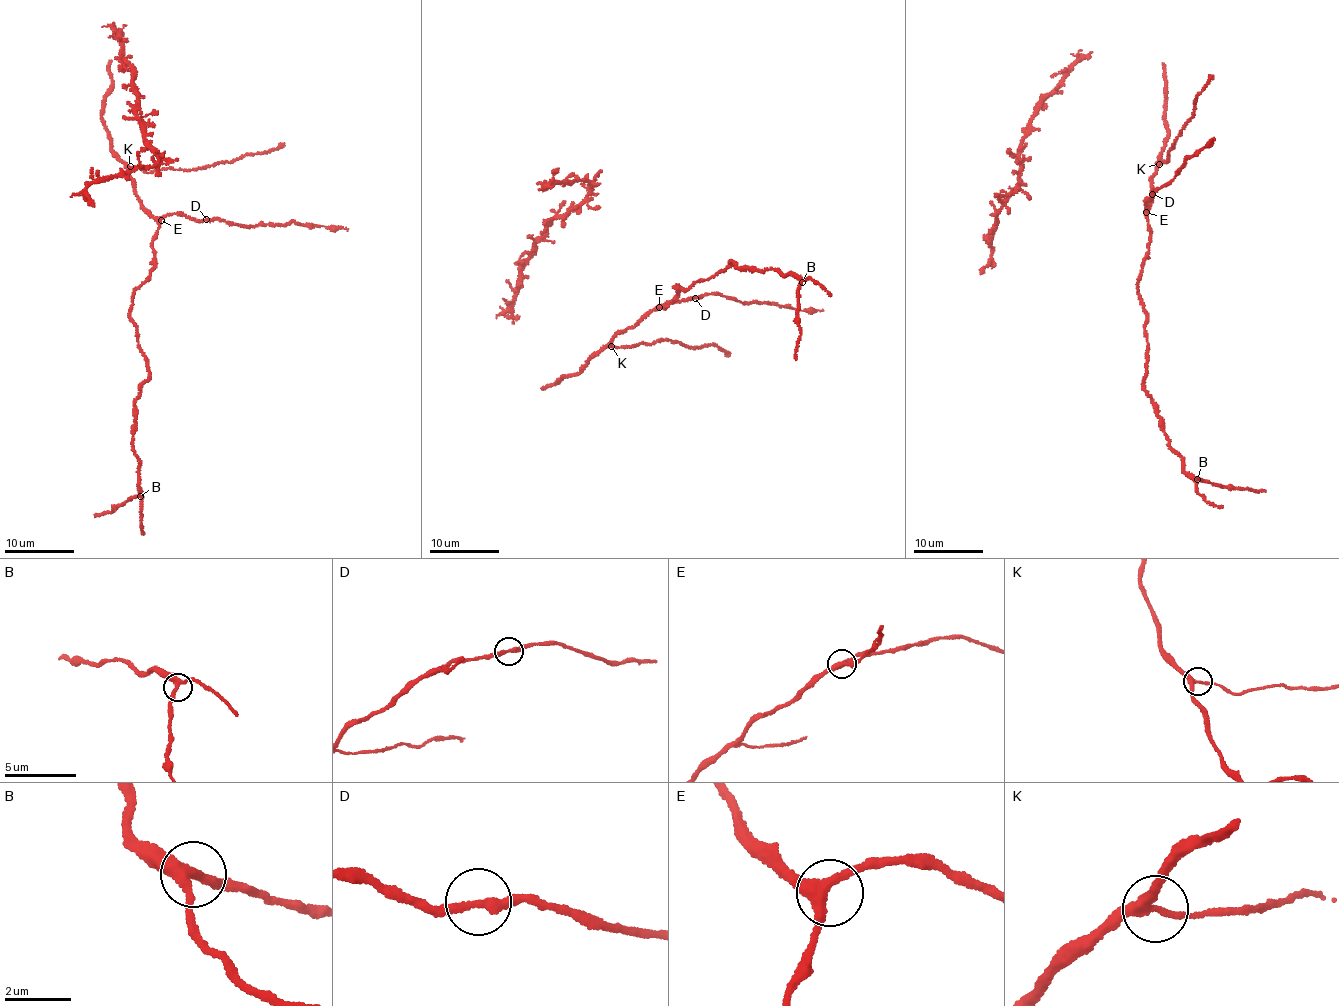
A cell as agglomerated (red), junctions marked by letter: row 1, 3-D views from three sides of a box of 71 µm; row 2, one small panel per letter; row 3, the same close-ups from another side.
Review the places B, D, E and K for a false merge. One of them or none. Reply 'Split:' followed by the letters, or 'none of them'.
Split: none of them

